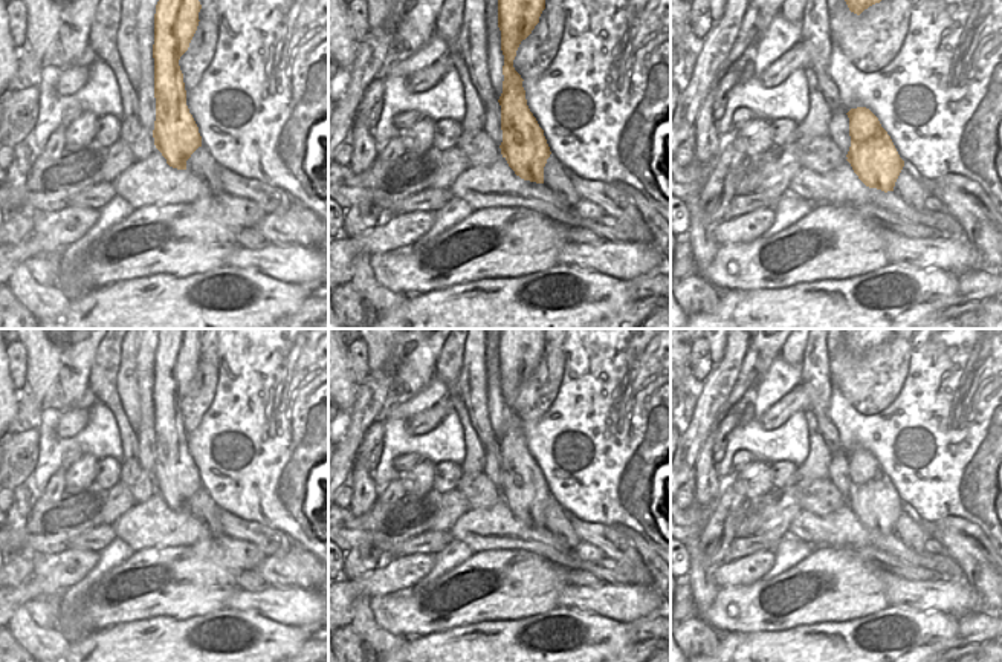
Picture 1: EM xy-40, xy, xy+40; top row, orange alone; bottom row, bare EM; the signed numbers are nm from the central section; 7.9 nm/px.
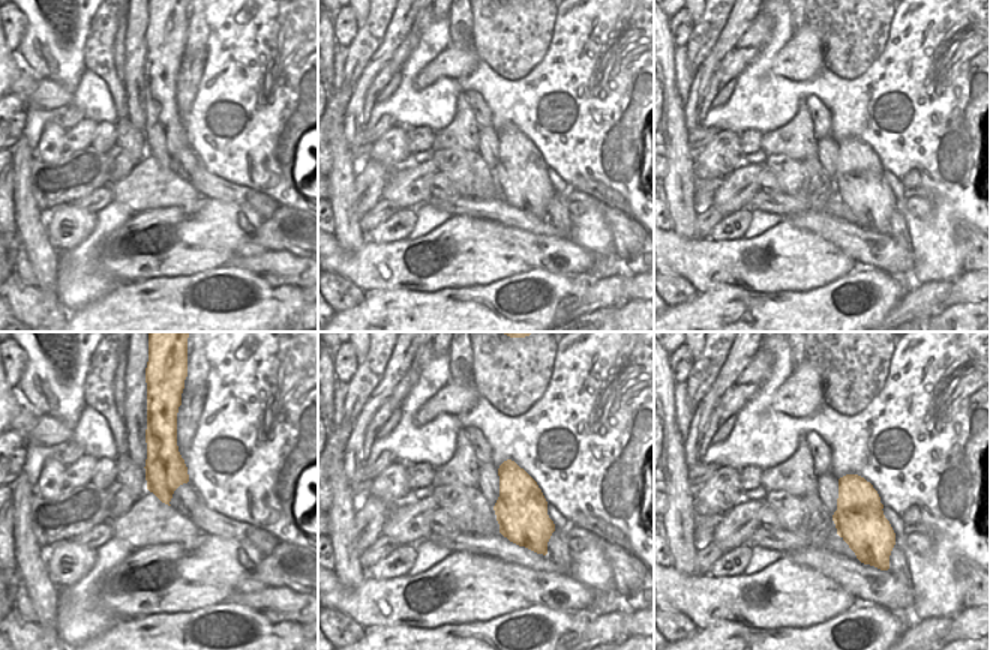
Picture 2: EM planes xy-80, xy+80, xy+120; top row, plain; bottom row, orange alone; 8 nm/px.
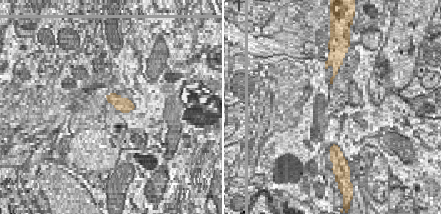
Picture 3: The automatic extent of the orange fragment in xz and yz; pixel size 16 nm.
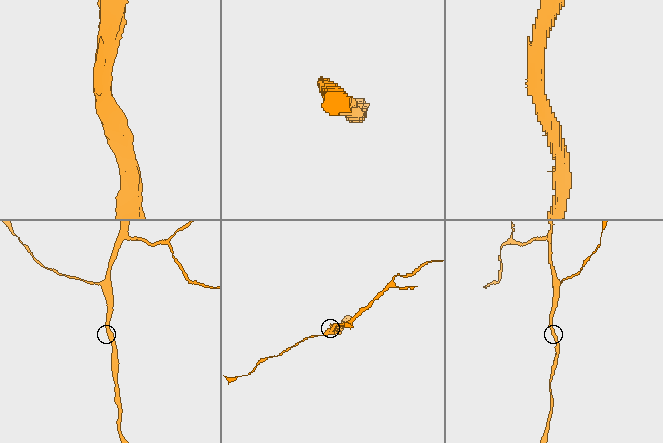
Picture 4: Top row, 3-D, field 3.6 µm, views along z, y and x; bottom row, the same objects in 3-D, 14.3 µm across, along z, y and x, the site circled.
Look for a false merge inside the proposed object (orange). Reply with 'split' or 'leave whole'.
leave whole

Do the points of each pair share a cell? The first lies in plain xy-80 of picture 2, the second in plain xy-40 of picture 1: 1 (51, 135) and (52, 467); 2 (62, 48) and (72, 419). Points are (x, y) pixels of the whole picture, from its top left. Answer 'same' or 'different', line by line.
1: different
2: different

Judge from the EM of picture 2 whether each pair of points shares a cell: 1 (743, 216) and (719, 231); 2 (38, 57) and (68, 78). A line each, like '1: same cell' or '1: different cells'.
1: same cell
2: same cell

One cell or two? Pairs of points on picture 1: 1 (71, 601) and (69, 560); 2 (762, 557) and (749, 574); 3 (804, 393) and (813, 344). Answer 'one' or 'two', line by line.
1: two
2: one
3: two

